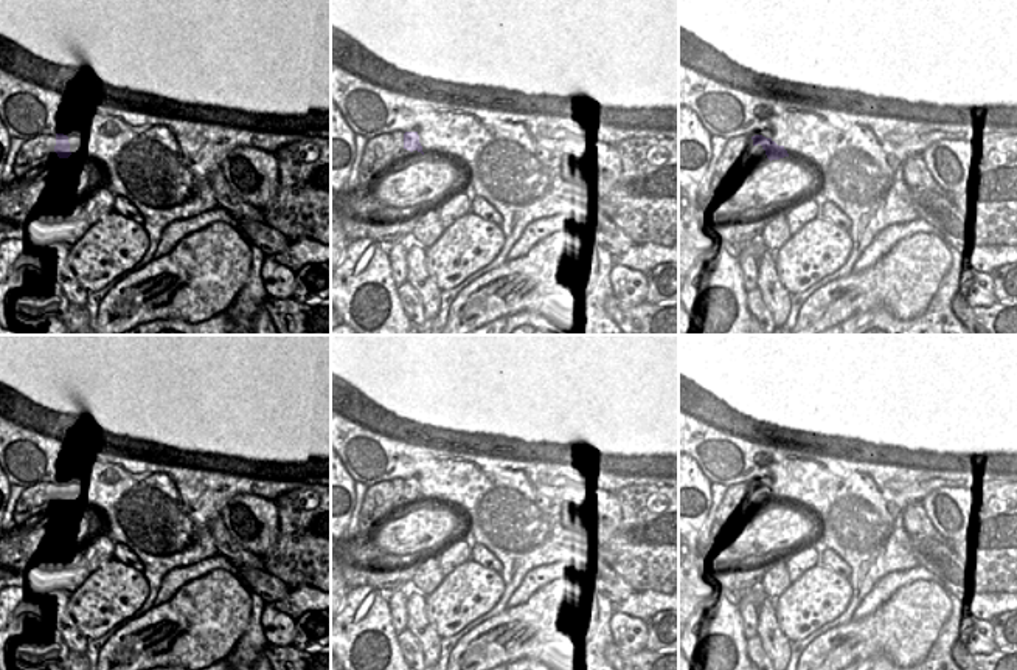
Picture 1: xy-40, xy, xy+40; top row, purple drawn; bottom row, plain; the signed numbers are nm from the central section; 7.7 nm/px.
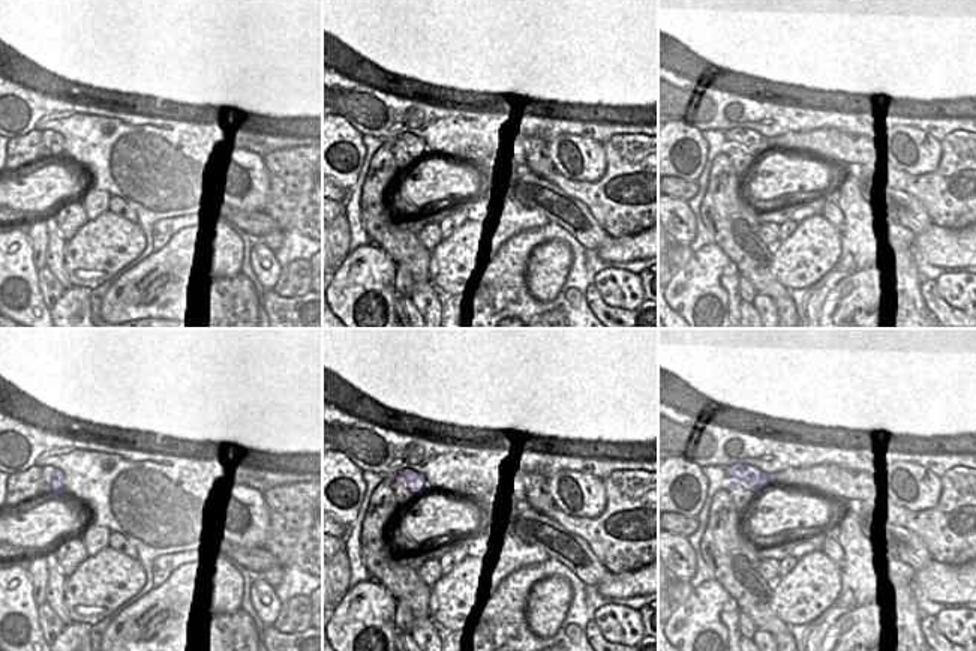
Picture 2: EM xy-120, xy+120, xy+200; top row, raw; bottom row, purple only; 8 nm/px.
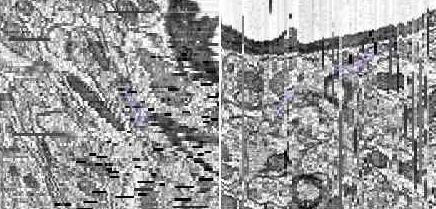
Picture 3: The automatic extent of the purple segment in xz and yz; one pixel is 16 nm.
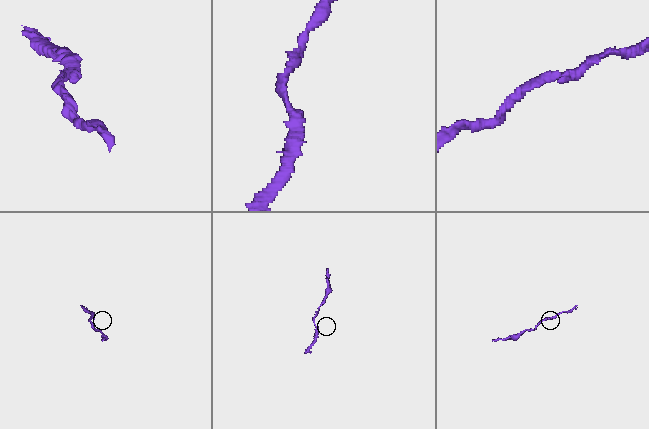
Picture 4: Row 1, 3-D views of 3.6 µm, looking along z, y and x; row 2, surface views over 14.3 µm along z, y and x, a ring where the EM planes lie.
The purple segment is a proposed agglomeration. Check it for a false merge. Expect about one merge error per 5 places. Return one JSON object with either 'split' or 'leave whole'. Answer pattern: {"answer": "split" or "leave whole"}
{"answer": "leave whole"}

